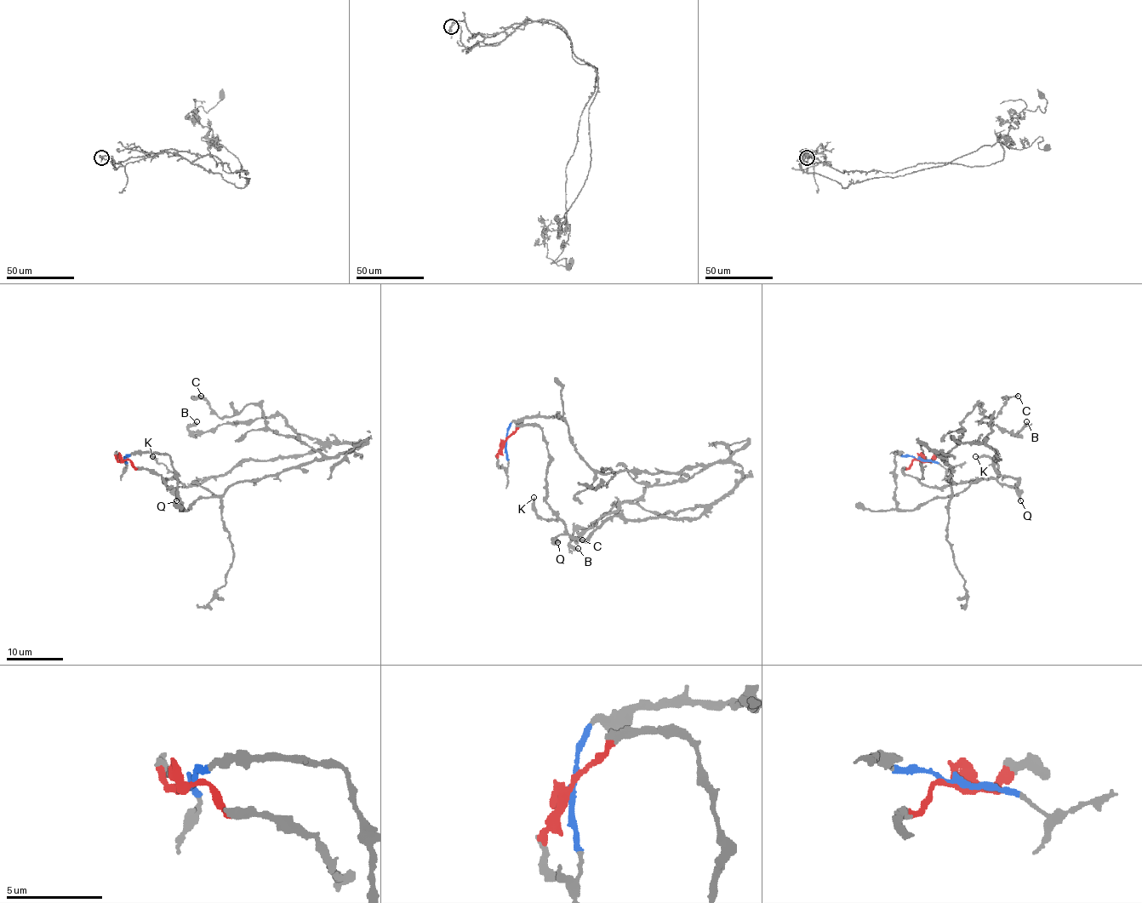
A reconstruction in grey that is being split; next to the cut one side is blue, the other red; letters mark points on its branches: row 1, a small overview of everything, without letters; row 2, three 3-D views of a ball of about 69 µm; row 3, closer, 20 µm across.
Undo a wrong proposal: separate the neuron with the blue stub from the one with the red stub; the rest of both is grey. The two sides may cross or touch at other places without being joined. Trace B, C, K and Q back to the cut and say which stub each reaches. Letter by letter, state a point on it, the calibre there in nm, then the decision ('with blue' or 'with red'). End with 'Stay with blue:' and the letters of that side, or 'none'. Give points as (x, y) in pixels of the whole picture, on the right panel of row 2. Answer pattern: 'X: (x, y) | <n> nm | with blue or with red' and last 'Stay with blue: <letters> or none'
B: (1026, 421) | 400 nm | with red
C: (1018, 396) | 220 nm | with blue
K: (975, 456) | 240 nm | with red
Q: (1020, 500) | 360 nm | with red
Stay with blue: C

